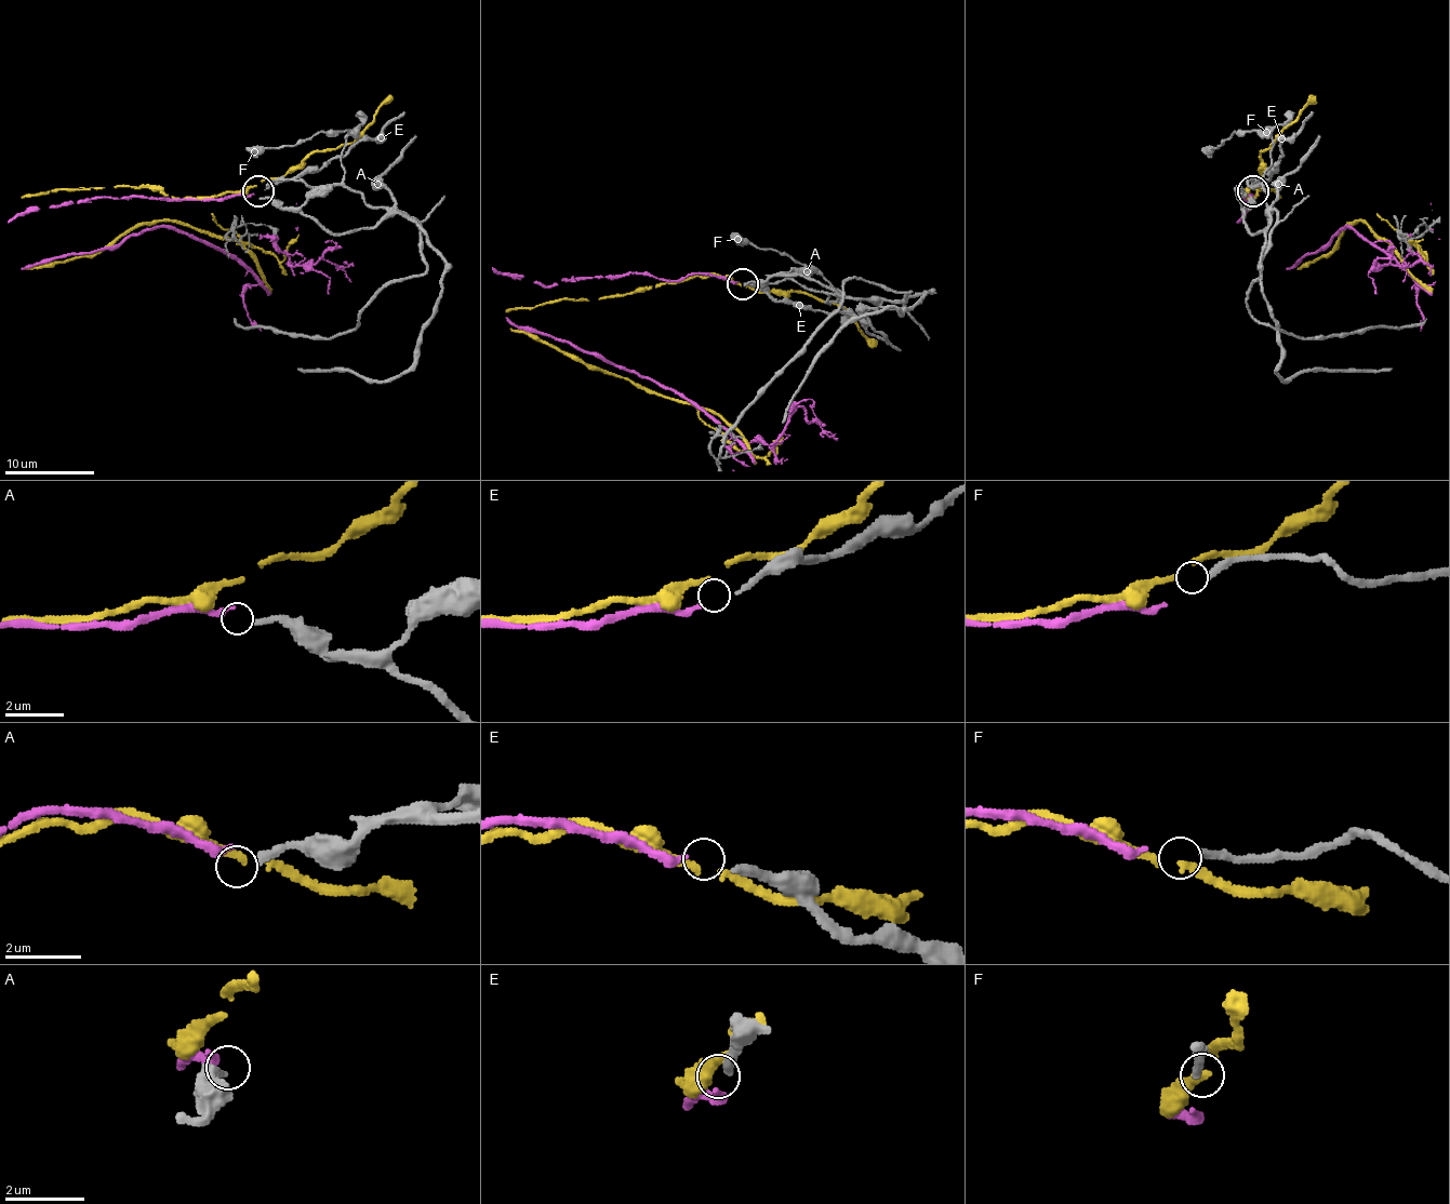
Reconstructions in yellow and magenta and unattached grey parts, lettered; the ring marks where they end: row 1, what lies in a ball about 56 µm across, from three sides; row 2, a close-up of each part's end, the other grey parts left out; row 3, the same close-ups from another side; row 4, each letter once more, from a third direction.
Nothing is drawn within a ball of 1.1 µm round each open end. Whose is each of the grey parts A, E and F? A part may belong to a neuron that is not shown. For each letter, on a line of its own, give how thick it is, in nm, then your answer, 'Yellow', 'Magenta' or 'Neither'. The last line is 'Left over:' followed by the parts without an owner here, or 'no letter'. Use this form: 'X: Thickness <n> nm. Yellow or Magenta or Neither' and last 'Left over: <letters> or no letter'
A: Thickness 200 nm. Neither
E: Thickness 200 nm. Magenta
F: Thickness 240 nm. Neither
Left over: A, F

